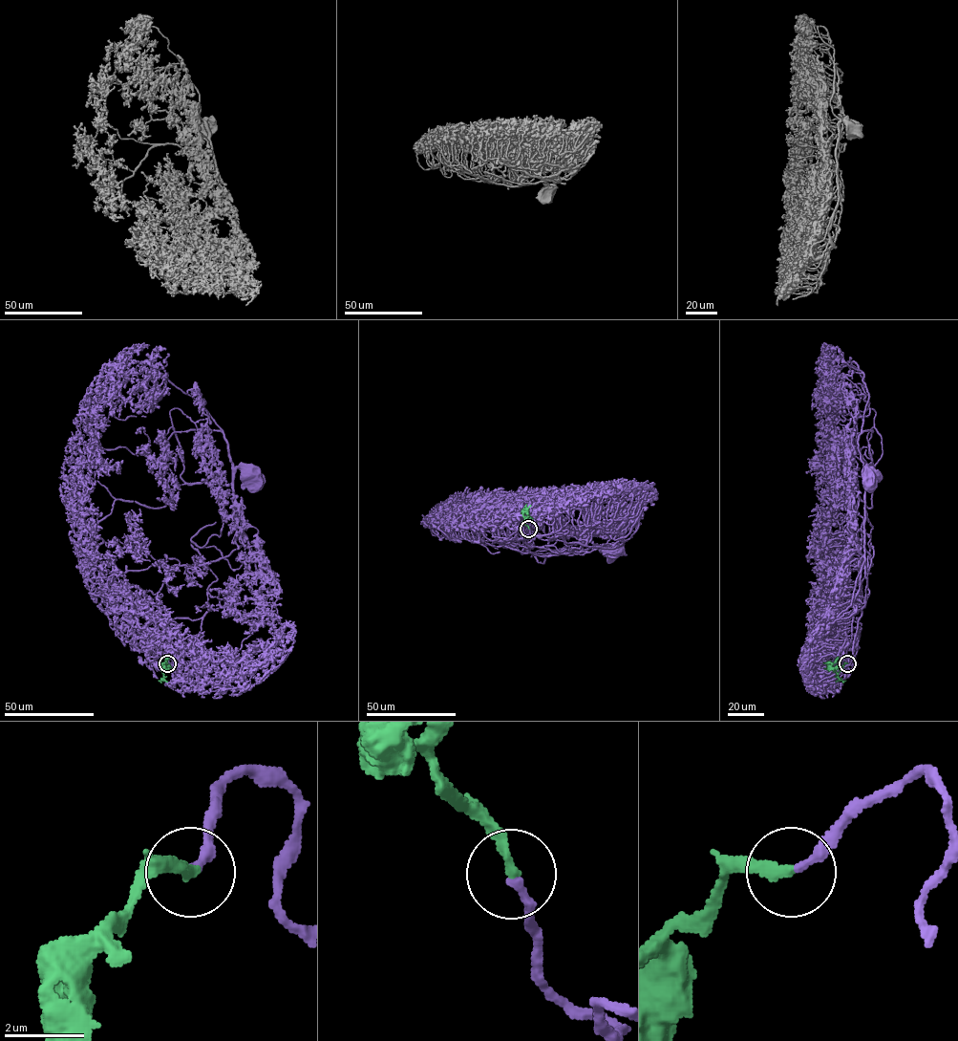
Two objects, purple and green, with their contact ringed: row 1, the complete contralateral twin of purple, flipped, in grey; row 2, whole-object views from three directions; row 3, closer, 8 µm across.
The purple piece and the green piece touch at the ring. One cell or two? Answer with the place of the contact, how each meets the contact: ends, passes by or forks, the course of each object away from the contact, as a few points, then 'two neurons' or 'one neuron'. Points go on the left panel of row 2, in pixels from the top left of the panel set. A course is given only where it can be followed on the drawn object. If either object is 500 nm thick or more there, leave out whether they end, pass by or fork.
(167, 663) | purple ends | green ends | purple via (167, 662), (187, 667), (200, 657), (203, 616), (256, 574), (233, 488), (236, 468), (250, 472) | green via (167, 662), (163, 665), (166, 668), (169, 656) | one neuron

